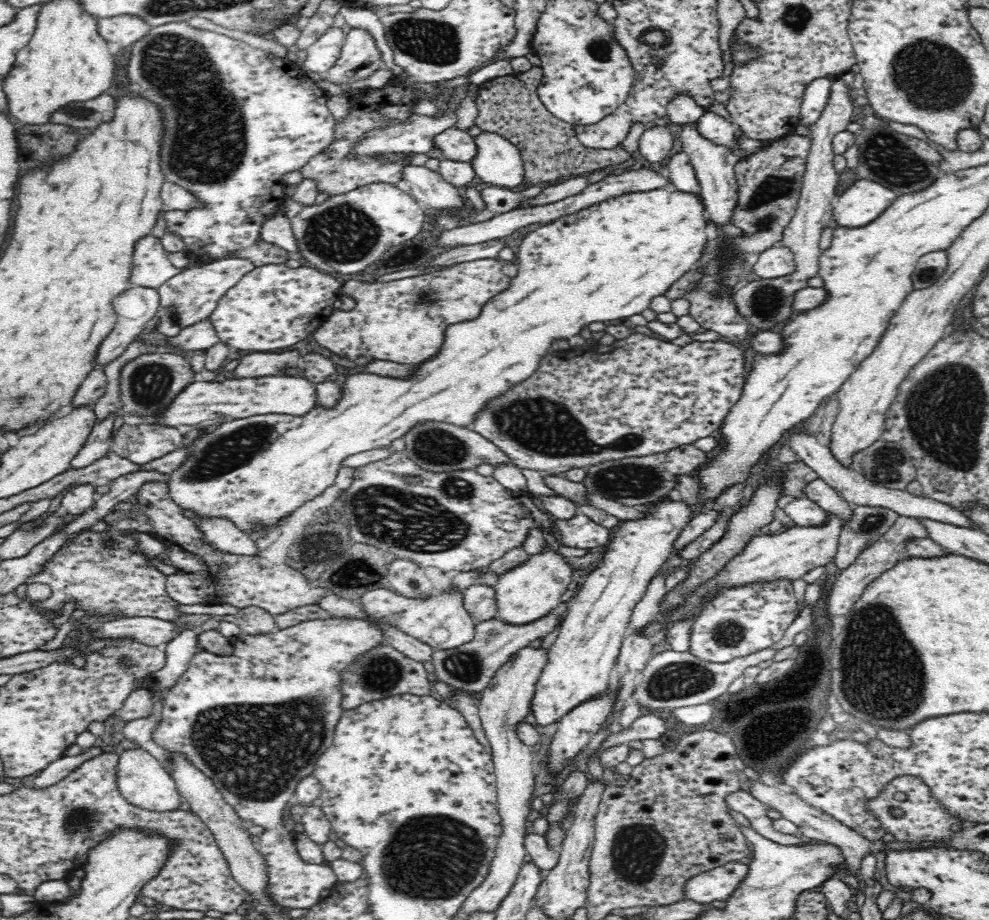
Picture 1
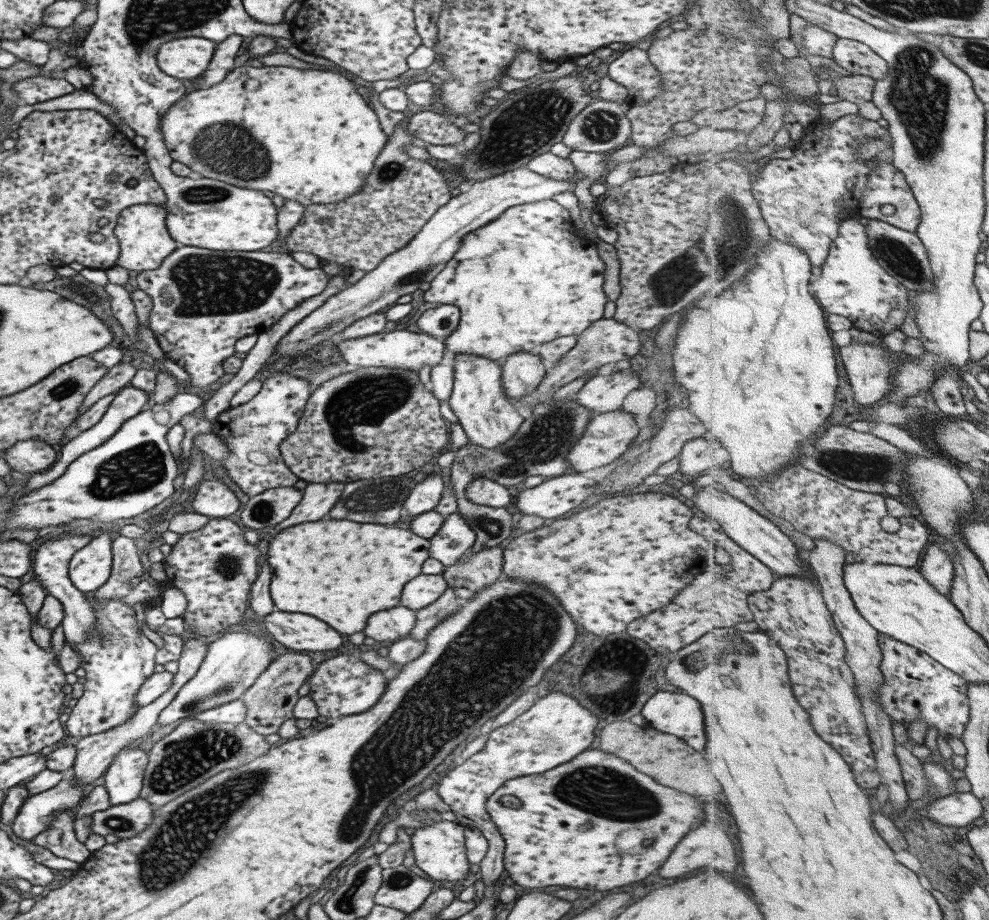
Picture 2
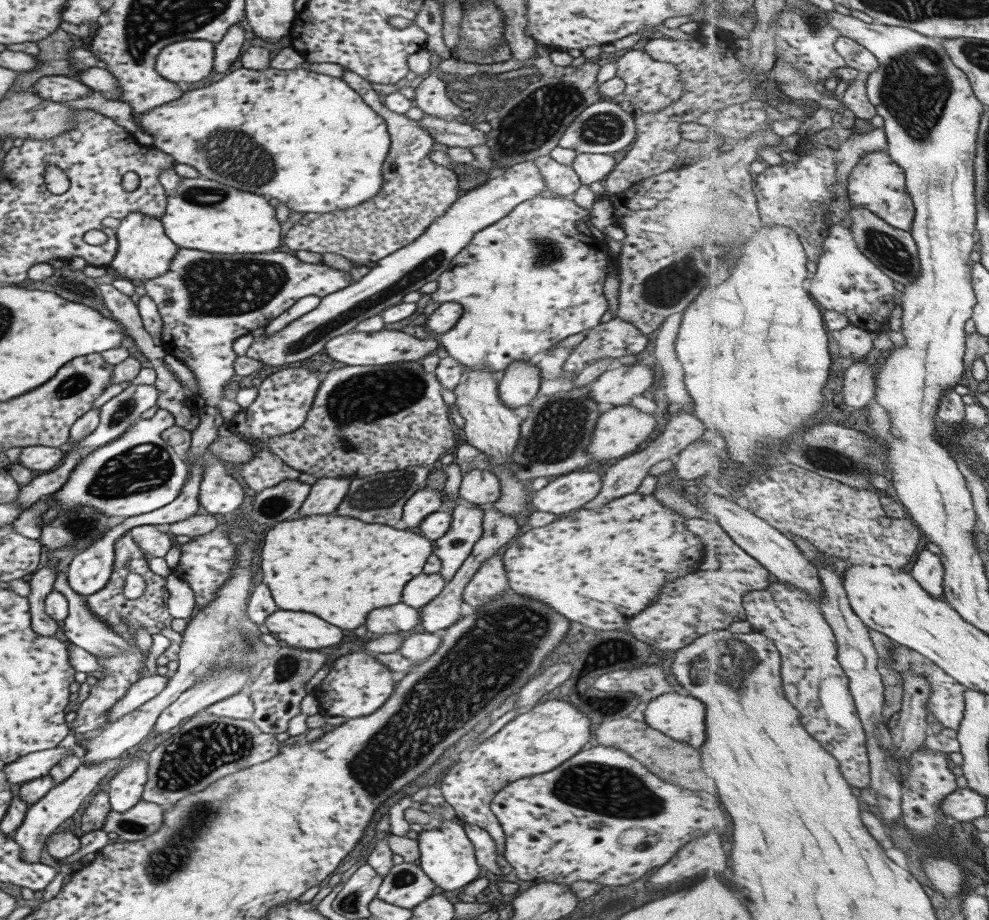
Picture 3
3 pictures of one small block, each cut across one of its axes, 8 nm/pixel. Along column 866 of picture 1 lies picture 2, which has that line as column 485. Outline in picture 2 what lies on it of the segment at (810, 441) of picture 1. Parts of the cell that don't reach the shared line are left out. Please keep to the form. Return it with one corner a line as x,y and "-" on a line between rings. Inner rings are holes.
486,478
471,480
465,487
465,496
473,504
493,506
493,508
504,507
511,501
506,487

